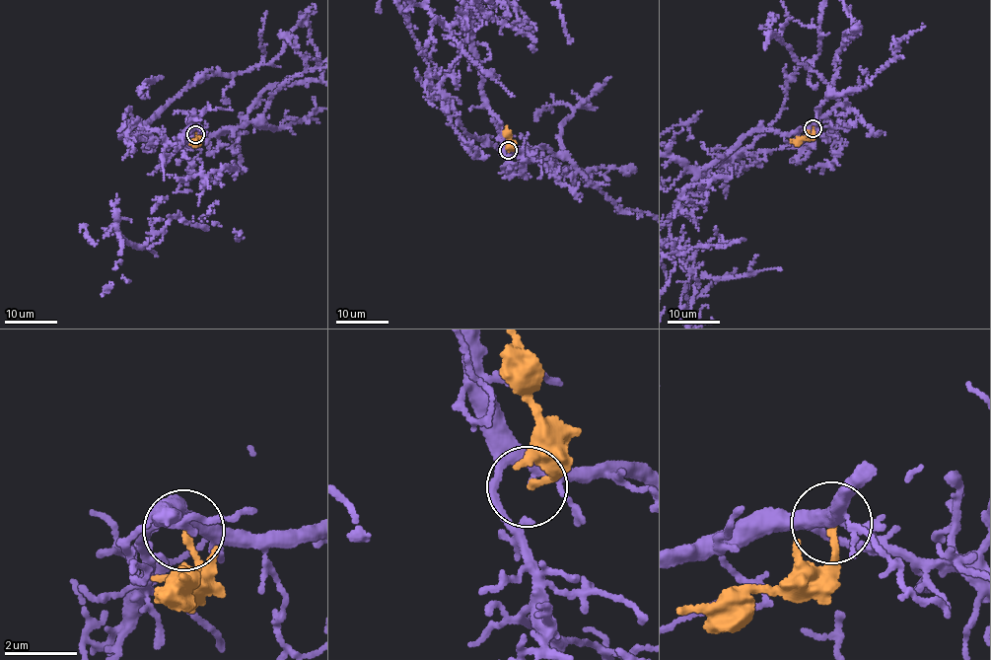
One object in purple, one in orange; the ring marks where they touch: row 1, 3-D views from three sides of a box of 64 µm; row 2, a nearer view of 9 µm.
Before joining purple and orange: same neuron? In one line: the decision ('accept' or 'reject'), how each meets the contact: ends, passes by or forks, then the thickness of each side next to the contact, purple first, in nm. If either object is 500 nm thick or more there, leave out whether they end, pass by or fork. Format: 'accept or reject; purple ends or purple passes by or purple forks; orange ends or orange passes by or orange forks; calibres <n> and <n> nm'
accept; purple forks; orange ends; calibres 260 and 140 nm

